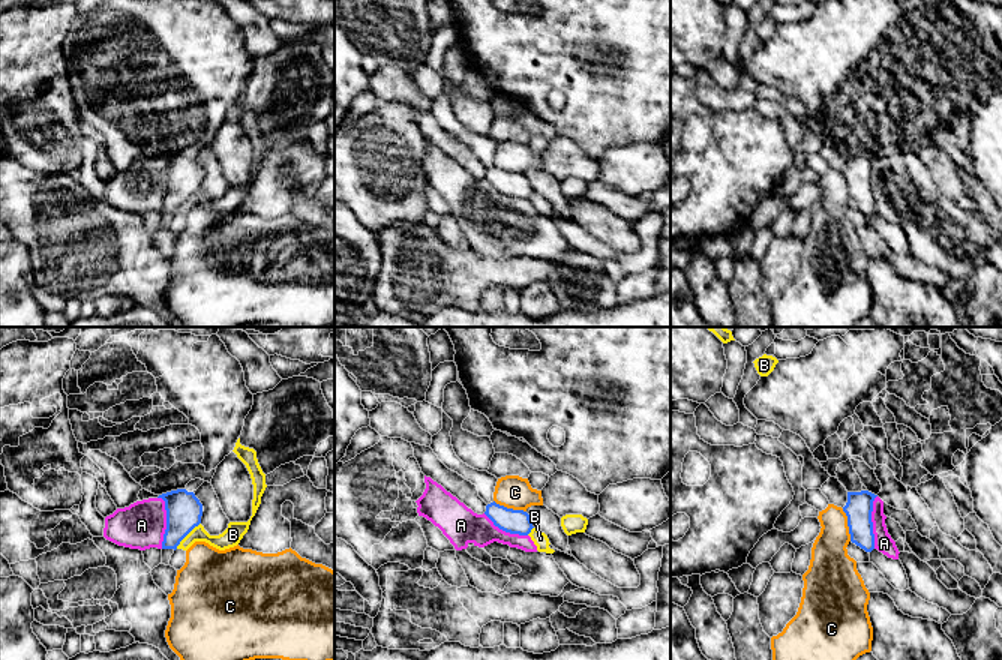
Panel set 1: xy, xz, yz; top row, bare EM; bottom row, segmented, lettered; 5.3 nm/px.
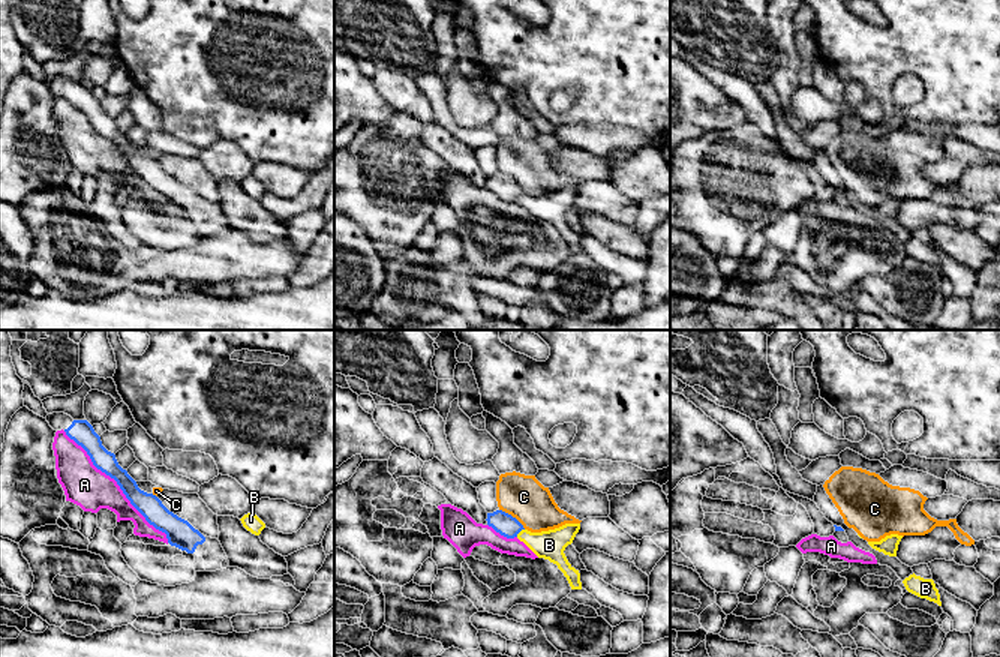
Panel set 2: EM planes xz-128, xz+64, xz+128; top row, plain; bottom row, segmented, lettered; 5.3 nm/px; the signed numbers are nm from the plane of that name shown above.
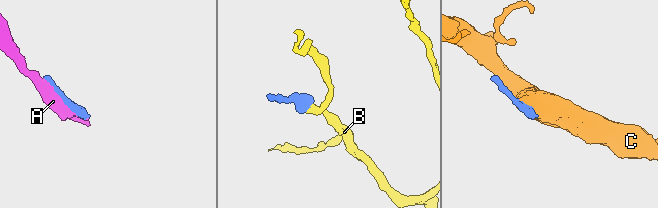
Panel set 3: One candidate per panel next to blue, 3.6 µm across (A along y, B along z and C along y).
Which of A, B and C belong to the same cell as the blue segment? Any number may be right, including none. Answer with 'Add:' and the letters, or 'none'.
Add: none

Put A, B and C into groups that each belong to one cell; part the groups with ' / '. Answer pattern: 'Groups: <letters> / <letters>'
Groups: A / B / C

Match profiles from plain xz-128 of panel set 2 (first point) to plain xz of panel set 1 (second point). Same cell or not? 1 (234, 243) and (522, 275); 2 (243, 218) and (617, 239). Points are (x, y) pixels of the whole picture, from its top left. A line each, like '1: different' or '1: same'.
1: same
2: same

